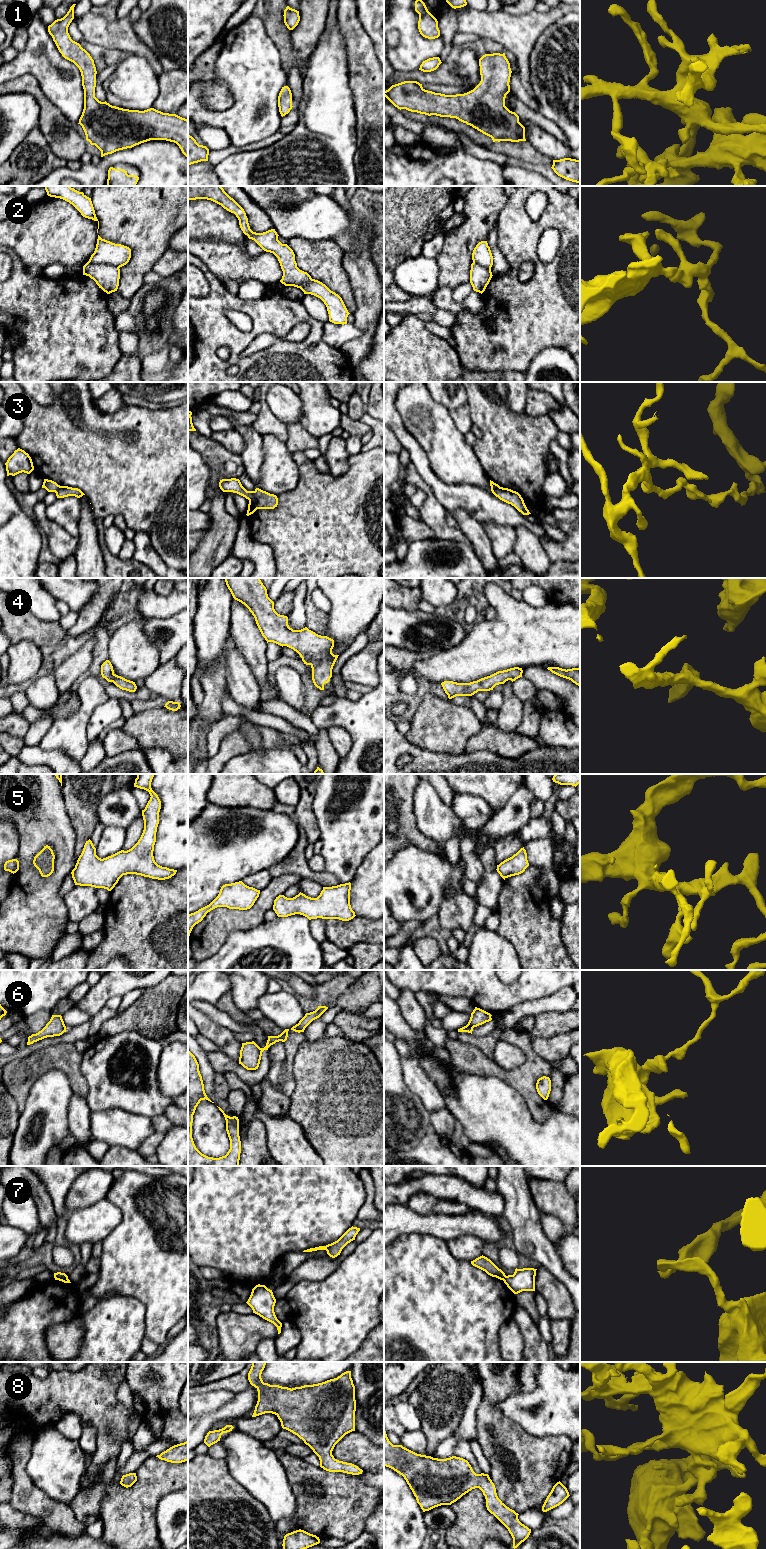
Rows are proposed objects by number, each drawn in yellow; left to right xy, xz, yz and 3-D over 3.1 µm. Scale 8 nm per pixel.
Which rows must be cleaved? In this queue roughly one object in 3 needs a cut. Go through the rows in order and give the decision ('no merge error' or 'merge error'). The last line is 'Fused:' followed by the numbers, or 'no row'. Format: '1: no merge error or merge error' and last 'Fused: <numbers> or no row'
1: no merge error
2: merge error
3: merge error
4: no merge error
5: no merge error
6: merge error
7: merge error
8: no merge error
Fused: 2, 3, 6, 7

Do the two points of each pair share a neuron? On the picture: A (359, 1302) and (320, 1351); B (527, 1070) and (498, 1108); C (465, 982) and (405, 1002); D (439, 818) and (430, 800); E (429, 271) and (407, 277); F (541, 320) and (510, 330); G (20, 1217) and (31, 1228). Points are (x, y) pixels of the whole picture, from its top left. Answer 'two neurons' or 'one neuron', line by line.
A: one neuron
B: two neurons
C: two neurons
D: one neuron
E: one neuron
F: one neuron
G: one neuron

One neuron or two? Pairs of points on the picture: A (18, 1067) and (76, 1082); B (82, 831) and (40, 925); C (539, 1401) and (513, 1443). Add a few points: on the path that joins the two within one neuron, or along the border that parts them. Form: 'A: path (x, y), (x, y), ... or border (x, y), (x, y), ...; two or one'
A: path (33, 1067), (38, 1063), (61, 1063), (65, 1067); one
B: border (71, 825), (75, 833), (75, 857), (77, 859); two
C: border (503, 1413), (527, 1432), (535, 1436), (544, 1436); two

